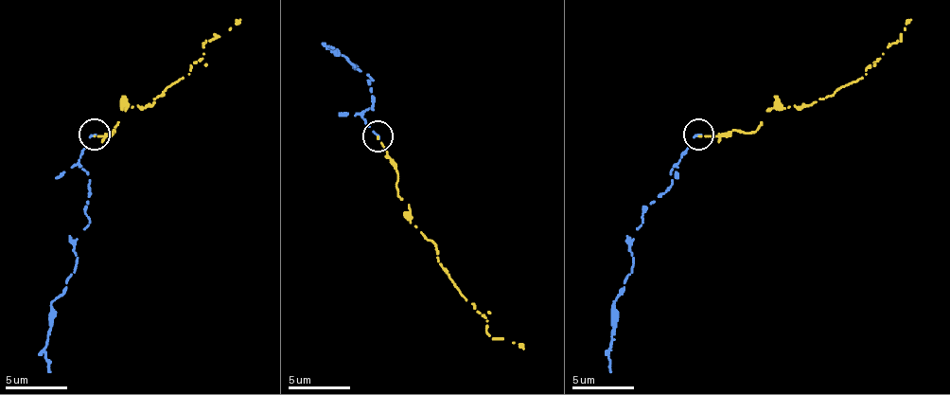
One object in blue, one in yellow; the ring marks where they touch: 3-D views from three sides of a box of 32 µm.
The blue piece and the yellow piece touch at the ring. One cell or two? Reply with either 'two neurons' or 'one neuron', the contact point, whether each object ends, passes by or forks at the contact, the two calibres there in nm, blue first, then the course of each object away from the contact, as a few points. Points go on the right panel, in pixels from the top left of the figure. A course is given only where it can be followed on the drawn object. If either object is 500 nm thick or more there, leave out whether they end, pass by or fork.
one neuron | (698, 134) | blue ends | yellow ends | 170/130 nm | blue via (697, 134), (670, 174), (673, 183), (644, 211), (629, 242), (632, 270), (614, 304), (607, 350), (610, 372) | yellow via (697, 136), (750, 134), (772, 109), (809, 105), (831, 97), (865, 75), (902, 37), (911, 19)

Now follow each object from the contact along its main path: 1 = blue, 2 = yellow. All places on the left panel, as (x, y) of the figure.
1: (94, 134), (78, 161), (90, 183), (84, 211), (90, 224), (75, 242), (75, 270), (50, 304), (50, 372)
2: (94, 136), (112, 134), (128, 109), (152, 105), (189, 75), (202, 59), (202, 44), (239, 19)

